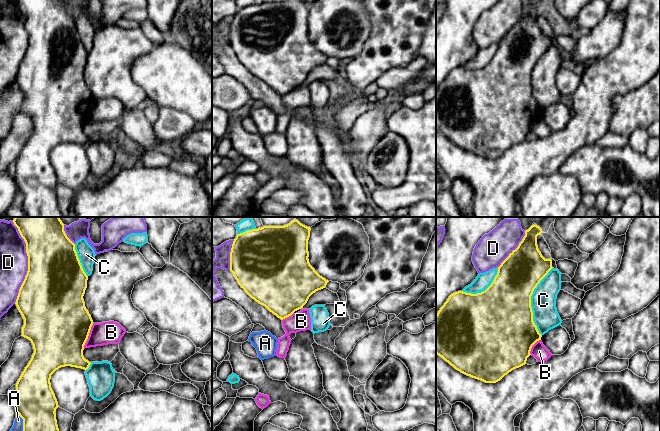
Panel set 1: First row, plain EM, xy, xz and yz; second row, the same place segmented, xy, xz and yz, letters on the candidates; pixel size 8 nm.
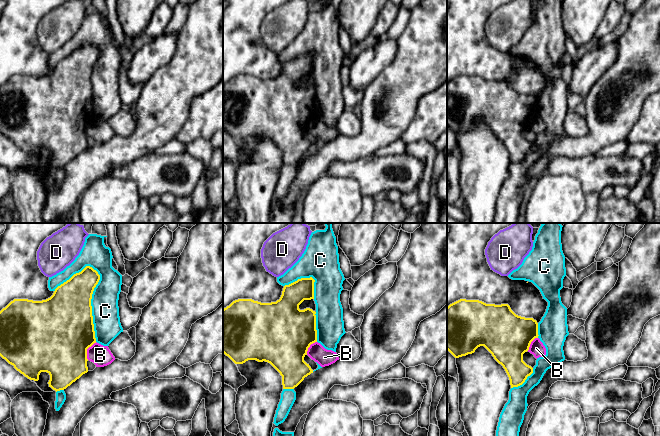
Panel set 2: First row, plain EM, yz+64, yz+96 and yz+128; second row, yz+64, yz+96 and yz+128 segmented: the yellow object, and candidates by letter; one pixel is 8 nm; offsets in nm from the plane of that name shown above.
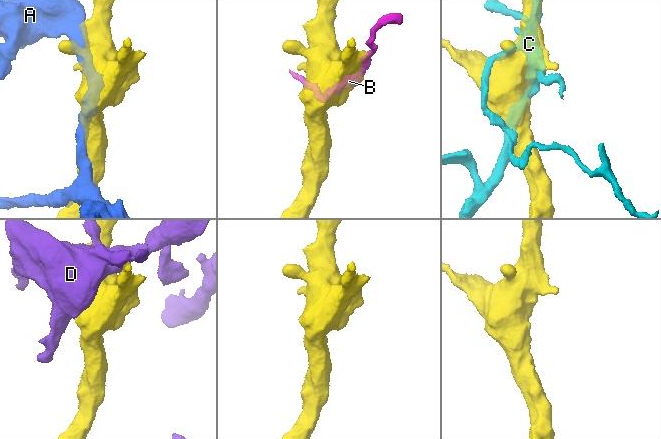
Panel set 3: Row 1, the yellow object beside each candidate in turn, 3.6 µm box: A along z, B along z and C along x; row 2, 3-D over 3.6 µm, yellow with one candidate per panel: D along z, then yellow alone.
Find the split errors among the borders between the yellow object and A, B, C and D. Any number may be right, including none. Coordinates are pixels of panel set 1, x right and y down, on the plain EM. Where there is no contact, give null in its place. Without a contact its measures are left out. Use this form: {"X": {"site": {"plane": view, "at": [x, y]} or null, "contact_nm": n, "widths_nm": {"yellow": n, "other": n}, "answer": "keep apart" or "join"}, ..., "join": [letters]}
{"A": {"site": {"plane": "xy", "at": [23, 202]}, "contact_nm": 240, "widths_nm": {"yellow": 340, "other": 160}, "answer": "keep apart"}, "B": {"site": {"plane": "xy", "at": [88, 111]}, "contact_nm": 220, "widths_nm": {"yellow": 500, "other": 180}, "answer": "join"}, "C": {"site": {"plane": "yz", "at": [530, 77]}, "contact_nm": 550, "widths_nm": {"yellow": 480, "other": 200}, "answer": "keep apart"}, "D": {"site": {"plane": "xy", "at": [28, 40]}, "contact_nm": 650, "widths_nm": {"yellow": 480, "other": 220}, "answer": "keep apart"}, "join": ["B"]}

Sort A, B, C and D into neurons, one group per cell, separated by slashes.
A / B / C / D

